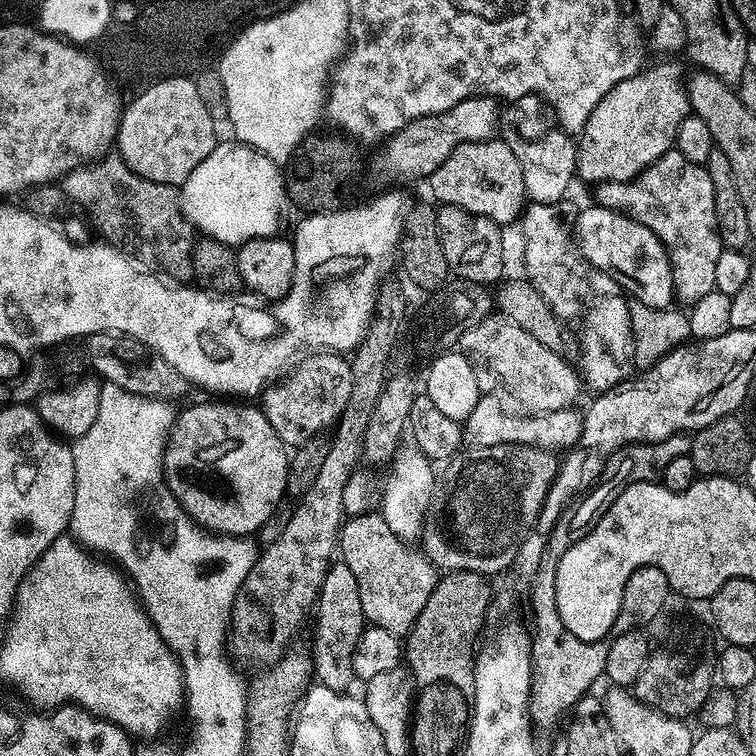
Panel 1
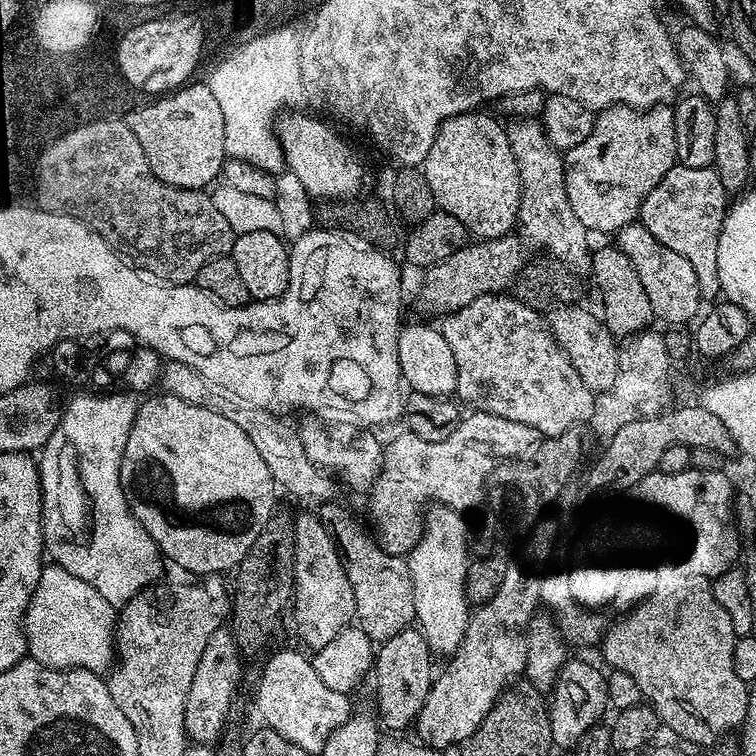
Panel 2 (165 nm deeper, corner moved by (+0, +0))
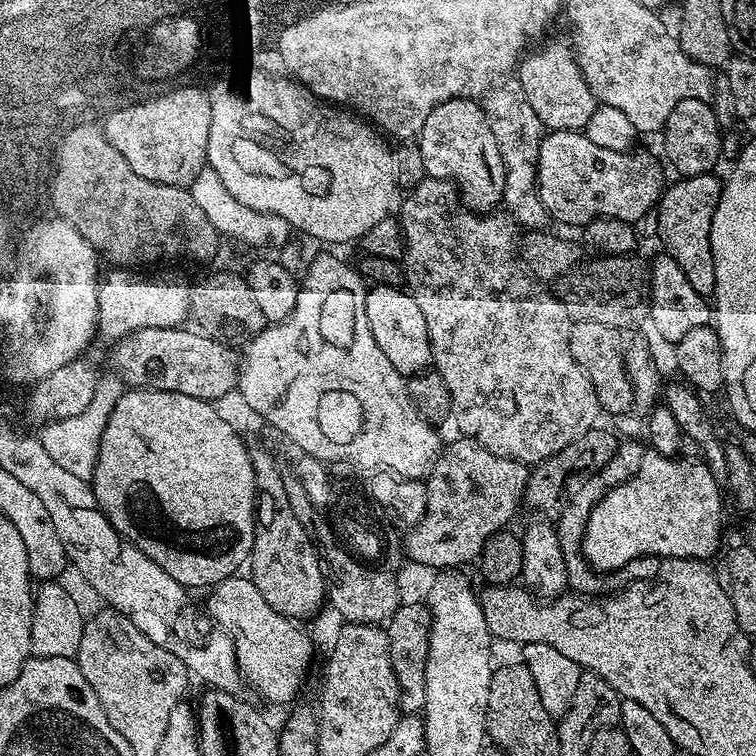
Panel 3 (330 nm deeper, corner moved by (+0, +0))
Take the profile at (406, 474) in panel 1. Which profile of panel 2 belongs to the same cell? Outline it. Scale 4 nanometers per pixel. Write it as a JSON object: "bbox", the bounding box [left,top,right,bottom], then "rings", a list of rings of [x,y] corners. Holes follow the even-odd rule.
{"bbox":[406,507,470,657],"rings":[[[433,507],[424,521],[424,533],[406,557],[414,586],[415,623],[426,638],[428,649],[437,657],[451,657],[460,649],[470,615],[470,601],[464,590],[470,563],[468,528],[464,520],[453,508]]]}

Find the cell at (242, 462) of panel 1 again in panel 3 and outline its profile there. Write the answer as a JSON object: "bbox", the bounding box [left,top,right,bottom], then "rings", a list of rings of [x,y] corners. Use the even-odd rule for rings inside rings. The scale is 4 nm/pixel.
{"bbox":[90,388,256,589],"rings":[[[133,388],[126,390],[122,398],[114,406],[110,414],[110,422],[106,422],[106,430],[102,434],[102,442],[98,450],[98,458],[95,466],[92,467],[90,483],[92,493],[96,499],[96,506],[103,512],[112,525],[116,527],[121,536],[127,538],[131,543],[140,546],[144,540],[144,520],[148,523],[148,528],[161,540],[164,545],[157,552],[154,552],[154,559],[158,563],[166,565],[168,573],[184,585],[185,589],[204,588],[215,586],[221,580],[227,580],[228,577],[237,575],[240,568],[249,563],[254,546],[254,534],[256,533],[256,483],[254,482],[254,466],[250,462],[248,453],[249,445],[244,444],[244,440],[238,433],[232,429],[232,424],[219,412],[215,403],[190,398],[190,394],[178,394],[177,392],[159,392],[153,388]],[[144,500],[160,500],[160,508],[152,504],[149,508],[144,508]]]}

